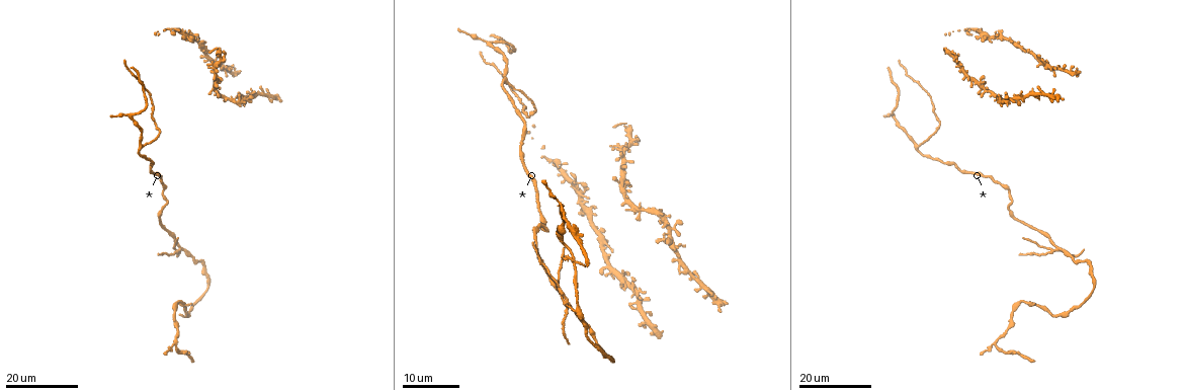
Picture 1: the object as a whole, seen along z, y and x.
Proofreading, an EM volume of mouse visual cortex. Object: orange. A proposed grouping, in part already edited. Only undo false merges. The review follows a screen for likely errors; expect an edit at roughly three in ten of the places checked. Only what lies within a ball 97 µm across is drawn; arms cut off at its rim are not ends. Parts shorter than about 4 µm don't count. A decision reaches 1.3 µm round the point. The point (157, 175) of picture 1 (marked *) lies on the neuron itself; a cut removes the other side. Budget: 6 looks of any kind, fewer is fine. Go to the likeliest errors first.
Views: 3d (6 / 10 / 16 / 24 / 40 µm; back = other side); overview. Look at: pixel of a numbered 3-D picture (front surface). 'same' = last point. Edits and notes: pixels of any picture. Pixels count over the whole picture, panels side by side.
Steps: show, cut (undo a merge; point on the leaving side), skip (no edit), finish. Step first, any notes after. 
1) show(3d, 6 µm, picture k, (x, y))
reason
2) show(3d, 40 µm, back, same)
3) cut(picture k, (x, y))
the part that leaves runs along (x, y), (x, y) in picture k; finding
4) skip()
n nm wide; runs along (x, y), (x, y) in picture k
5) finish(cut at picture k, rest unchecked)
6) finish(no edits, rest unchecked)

show(3d, 24 µm, picture 1, (559, 205))
four-way junction

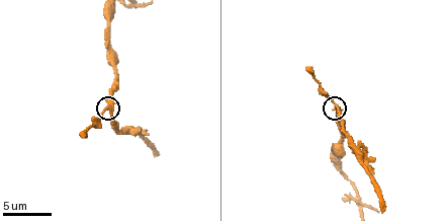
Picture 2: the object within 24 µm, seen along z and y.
show(3d, 6 µm, picture 2, (110, 110))
closer look

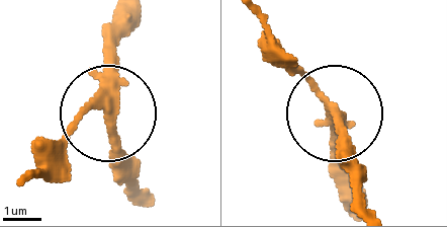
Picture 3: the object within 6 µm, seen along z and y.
skip()
side arm 6 µm; runs along (125, 22), (110, 106), (52, 146) in picture 3; all the same neuron

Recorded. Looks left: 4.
show(3d, 24 µm, picture 1, (130, 113))
three-way junction

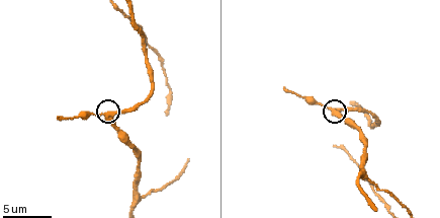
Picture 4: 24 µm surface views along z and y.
show(3d, 10 µm, picture 4, (114, 112))

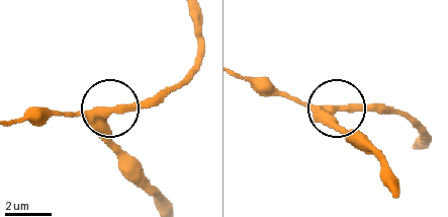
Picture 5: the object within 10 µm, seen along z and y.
skip()
runs along (391, 190), (385, 166), (335, 122), (333, 109), (265, 96) in picture 5; all the same neuron

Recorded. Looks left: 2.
show(3d, 10 µm, picture 2, (358, 197))
two arms in line, one across

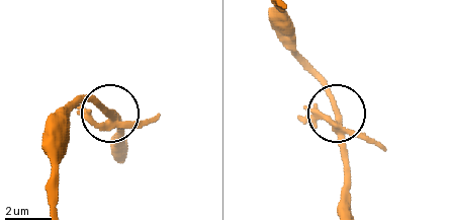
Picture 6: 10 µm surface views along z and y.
show(3d, 6 µm, picture 6, (107, 114))

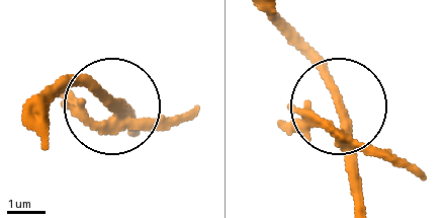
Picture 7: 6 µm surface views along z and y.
cut(picture 7, (66, 100))
3 arms; the part that leaves runs along (120, 118), (191, 111) in picture 7; a second neuron is stuck on

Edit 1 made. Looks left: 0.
finish(cut at picture 7, rest unchecked)

